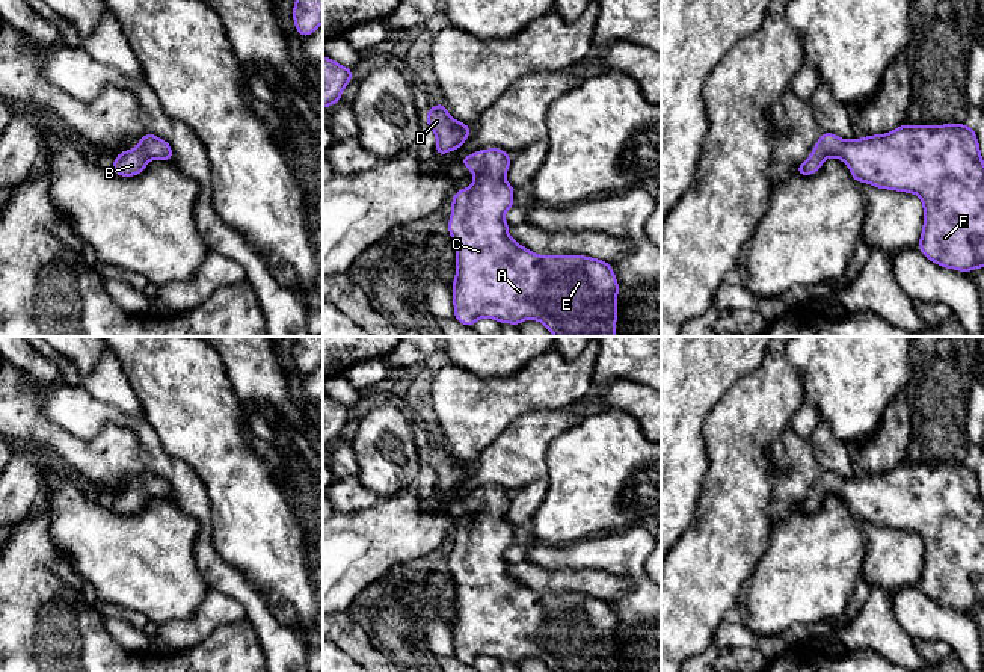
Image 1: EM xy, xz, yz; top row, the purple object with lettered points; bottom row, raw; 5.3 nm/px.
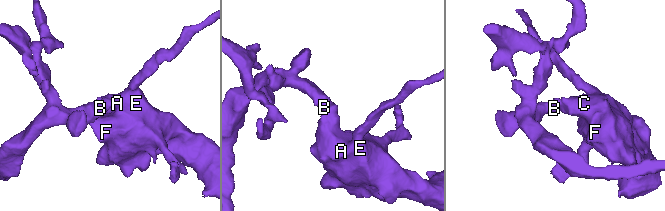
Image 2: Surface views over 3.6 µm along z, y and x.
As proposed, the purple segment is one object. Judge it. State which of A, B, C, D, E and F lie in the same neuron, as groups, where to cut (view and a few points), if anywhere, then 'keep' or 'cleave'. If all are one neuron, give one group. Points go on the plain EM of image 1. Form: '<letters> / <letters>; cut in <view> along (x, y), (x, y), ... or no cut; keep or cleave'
A B C D E F; no cut; keep

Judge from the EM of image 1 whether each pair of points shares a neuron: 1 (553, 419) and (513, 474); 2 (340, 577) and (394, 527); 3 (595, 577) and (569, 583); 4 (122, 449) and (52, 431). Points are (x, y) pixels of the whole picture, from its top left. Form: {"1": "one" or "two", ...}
{"1": "one", "2": "one", "3": "one", "4": "one"}

